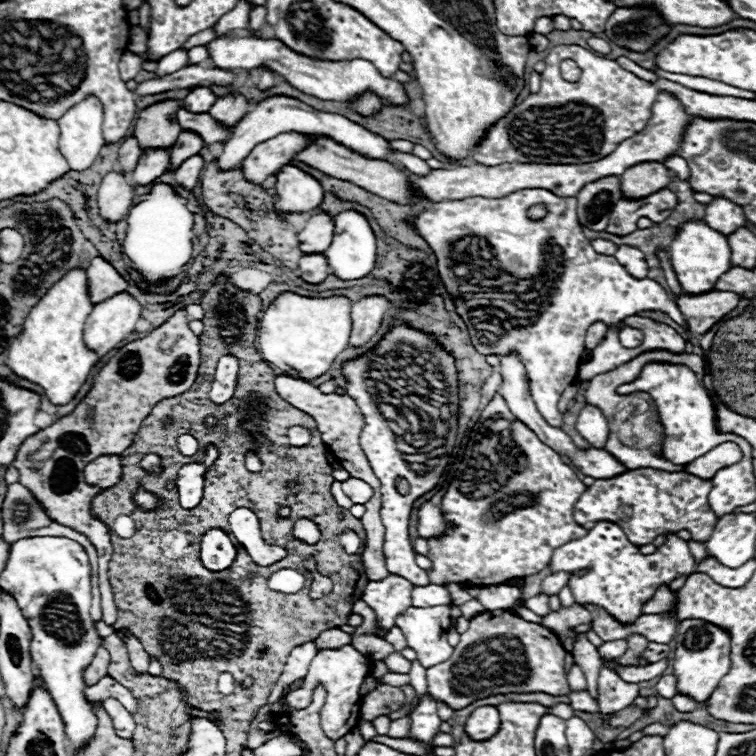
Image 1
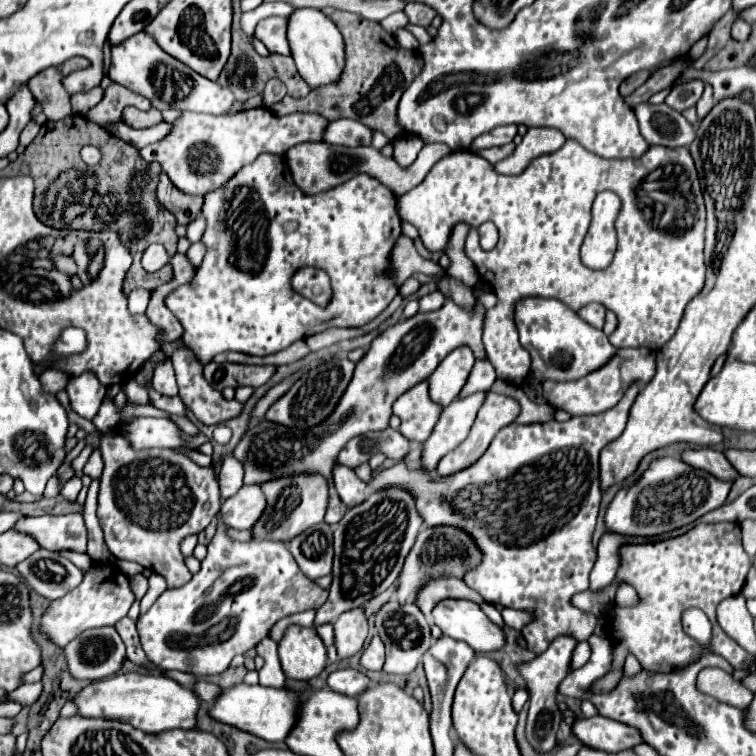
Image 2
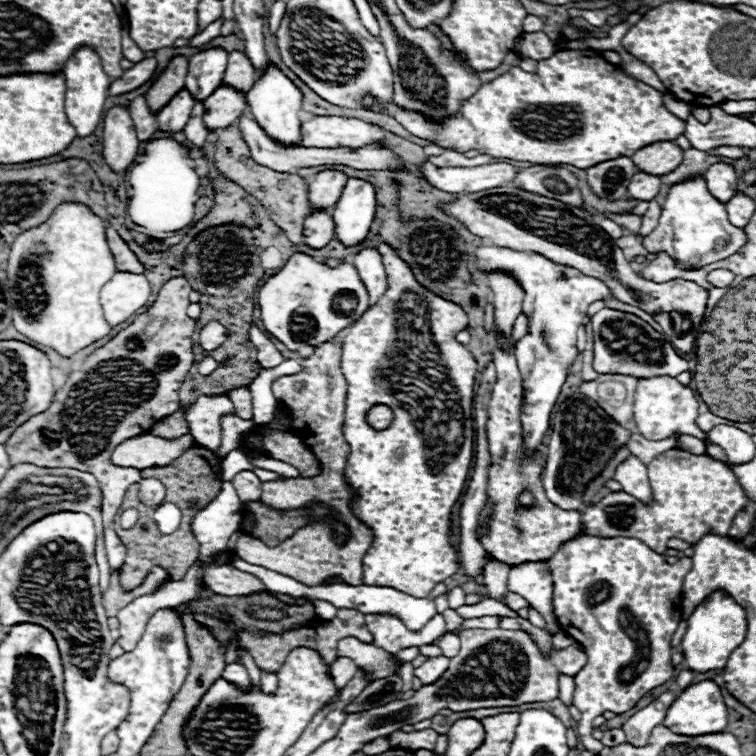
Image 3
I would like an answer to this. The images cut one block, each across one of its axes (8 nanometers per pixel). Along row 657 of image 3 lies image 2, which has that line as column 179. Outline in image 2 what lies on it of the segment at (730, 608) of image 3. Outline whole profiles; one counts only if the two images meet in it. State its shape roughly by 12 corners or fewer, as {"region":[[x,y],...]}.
{"region":[[116,674],[82,688],[78,716],[146,734],[194,730],[200,700],[168,676]]}

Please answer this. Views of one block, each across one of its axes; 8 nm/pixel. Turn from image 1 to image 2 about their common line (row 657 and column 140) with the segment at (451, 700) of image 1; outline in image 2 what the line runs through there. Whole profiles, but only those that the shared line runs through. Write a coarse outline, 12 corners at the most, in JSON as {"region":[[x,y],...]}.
{"region":[[100,436],[110,552],[186,584],[180,542],[222,504],[214,466]]}

